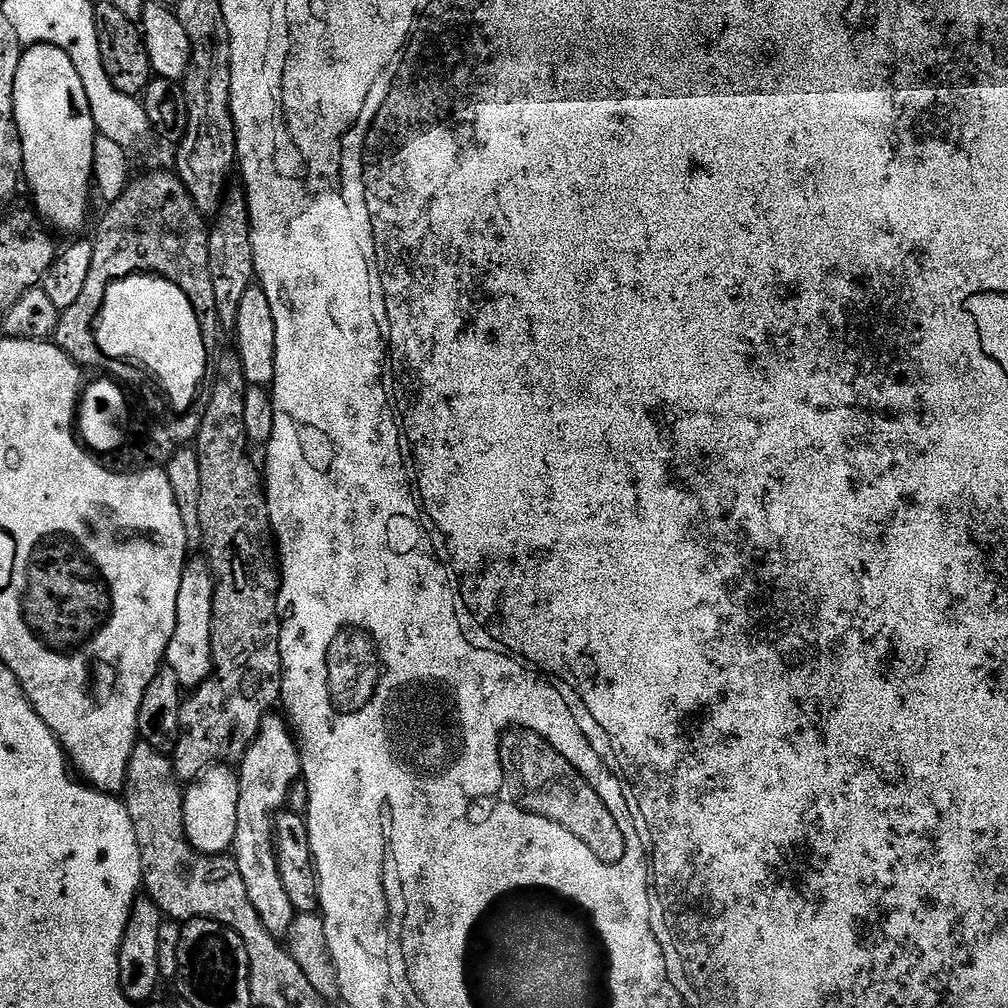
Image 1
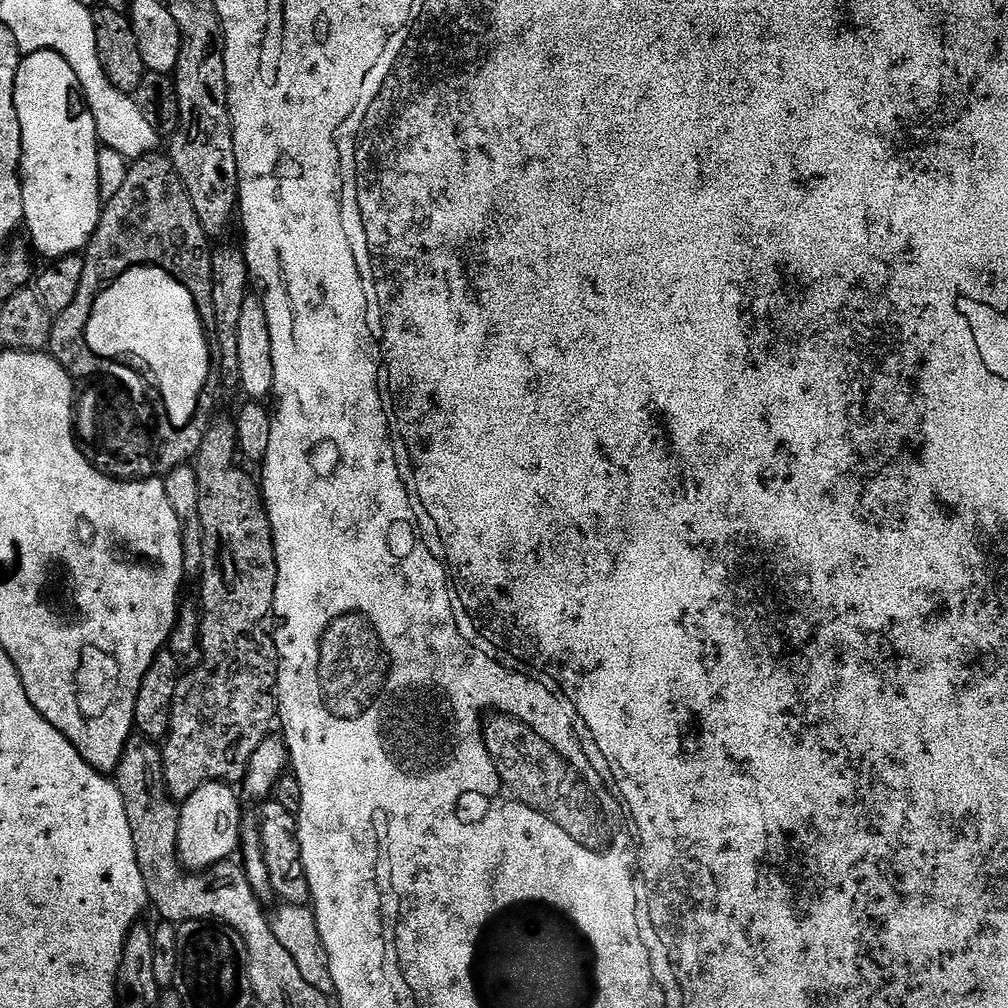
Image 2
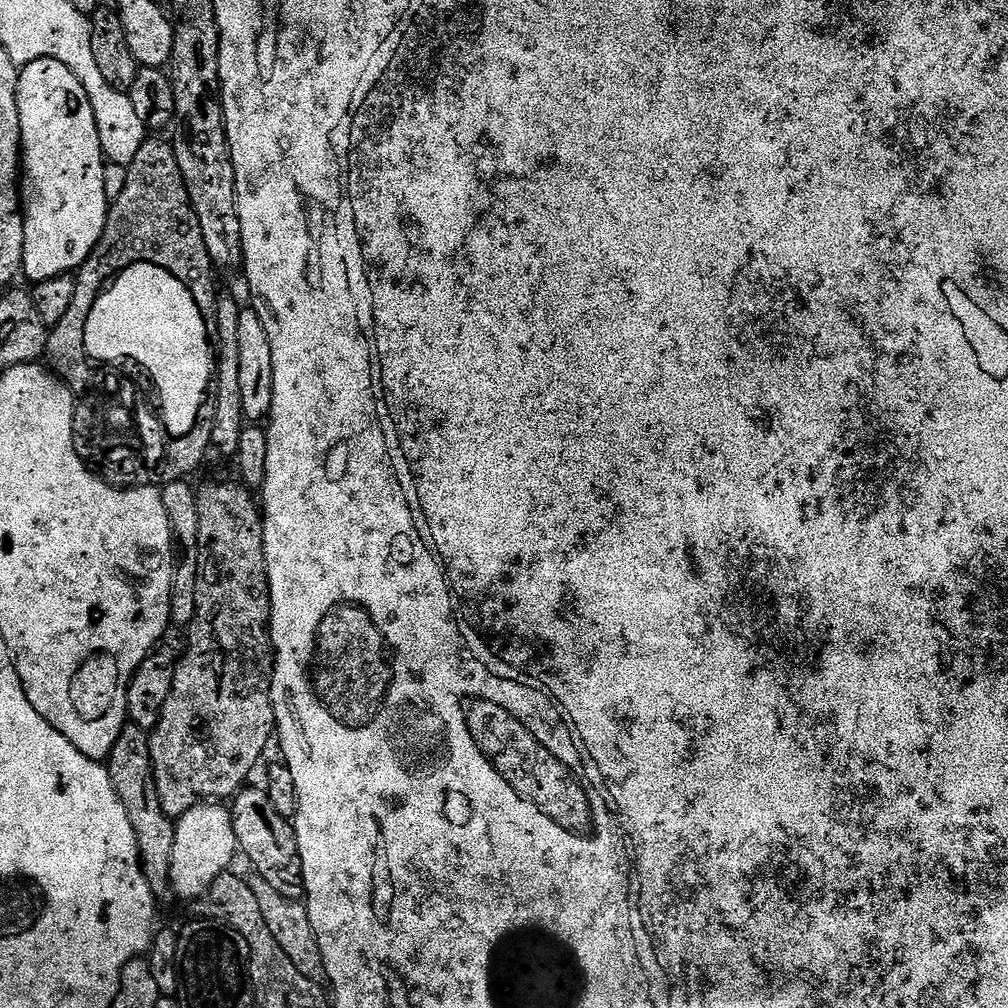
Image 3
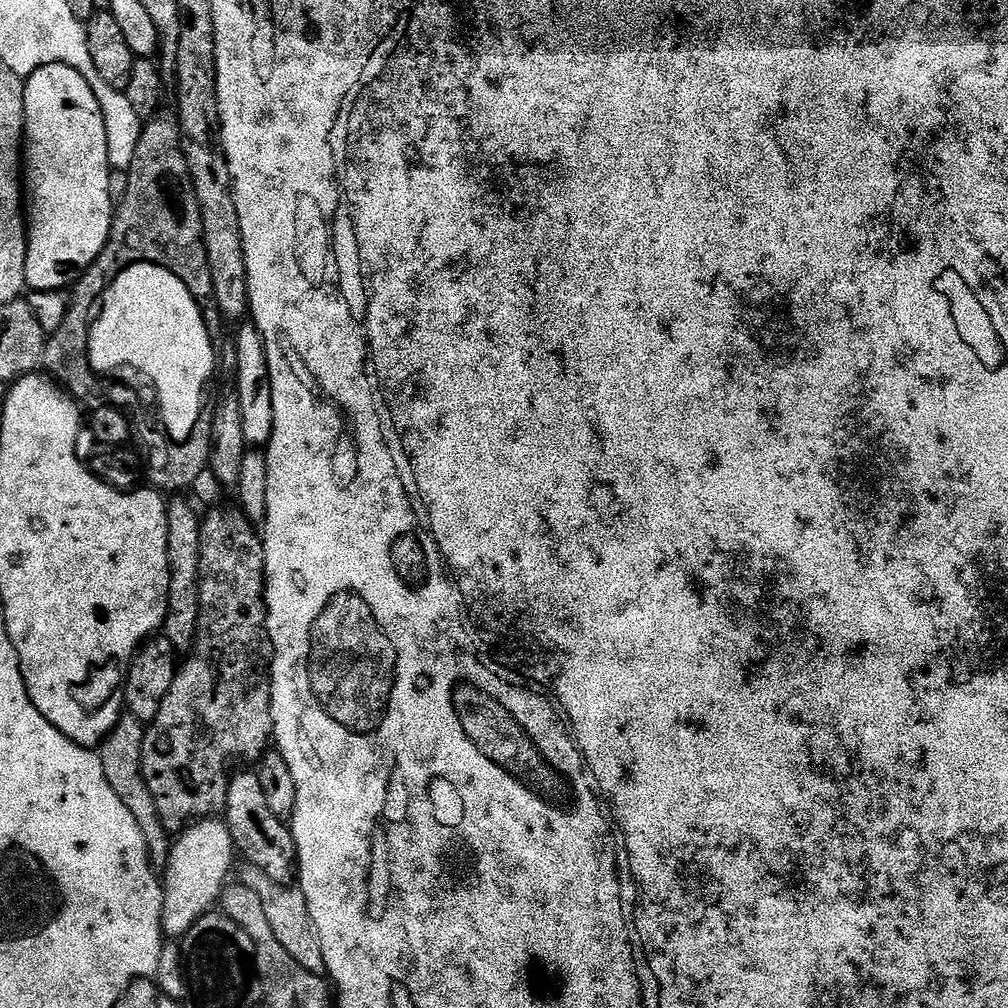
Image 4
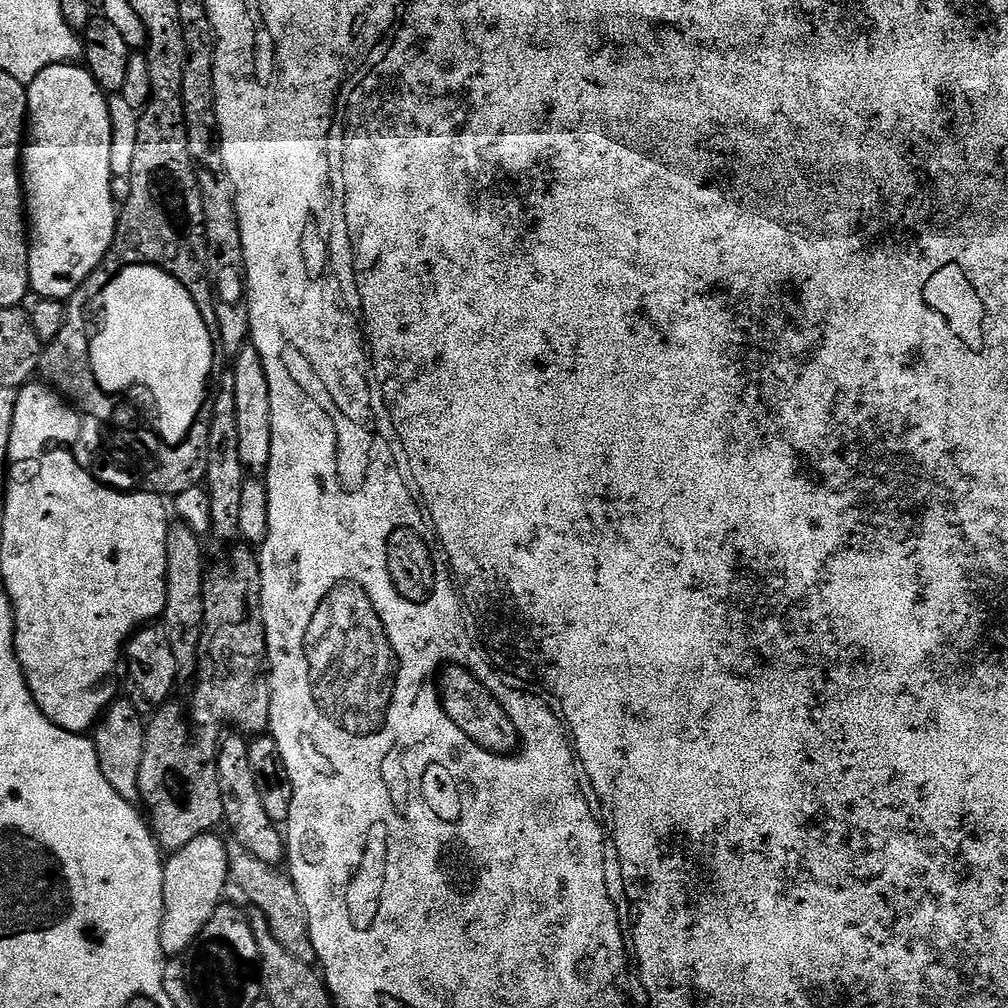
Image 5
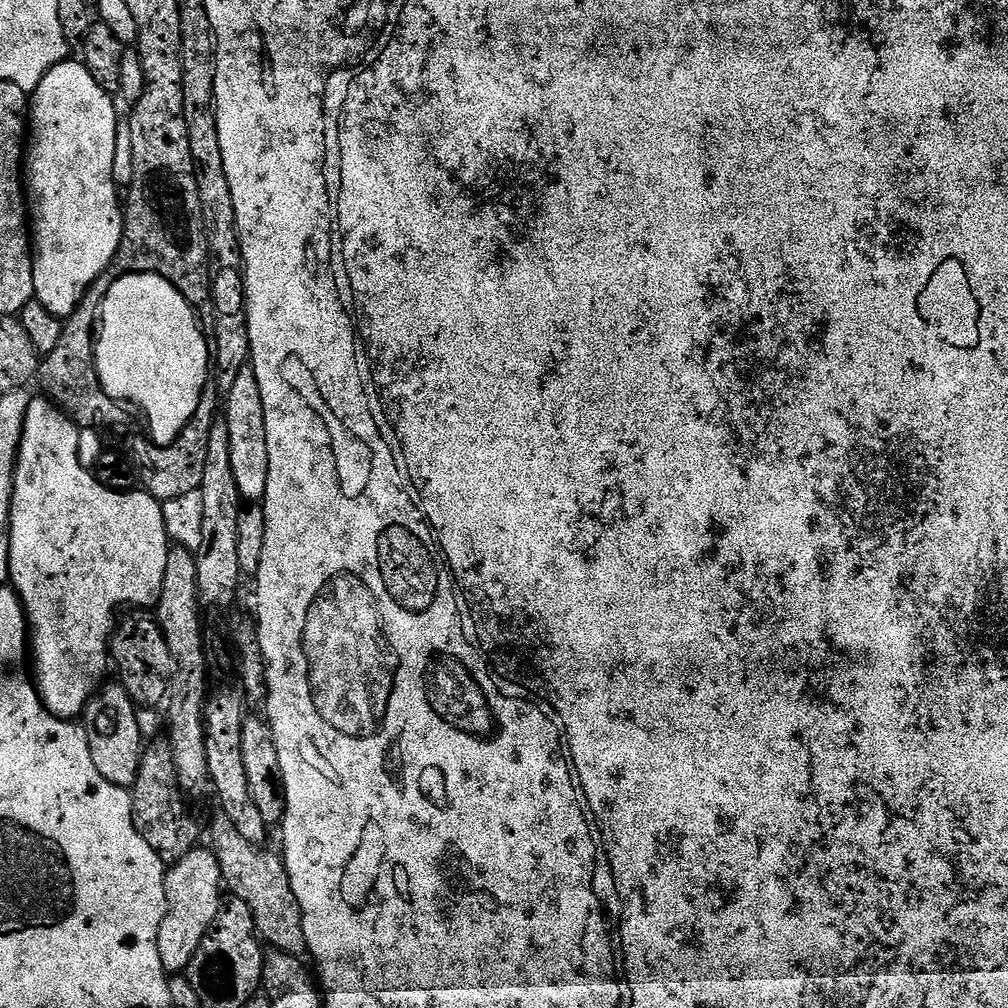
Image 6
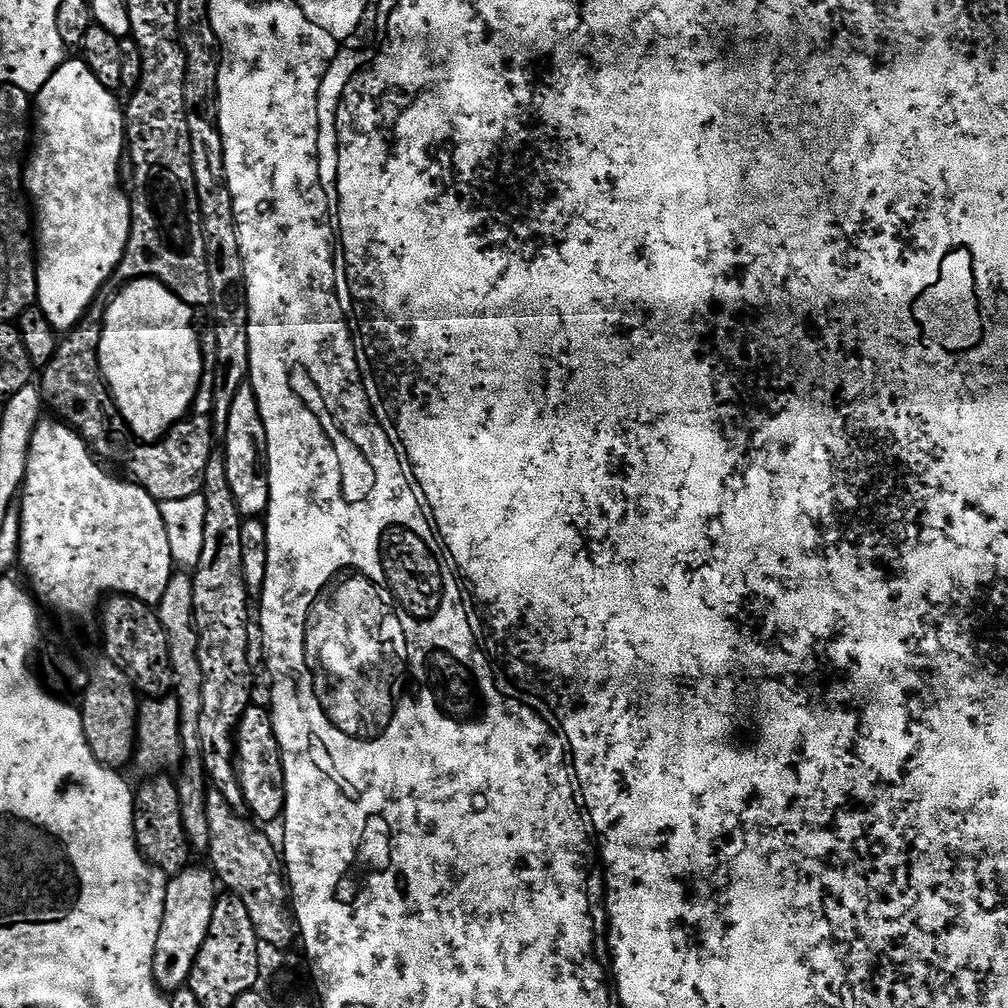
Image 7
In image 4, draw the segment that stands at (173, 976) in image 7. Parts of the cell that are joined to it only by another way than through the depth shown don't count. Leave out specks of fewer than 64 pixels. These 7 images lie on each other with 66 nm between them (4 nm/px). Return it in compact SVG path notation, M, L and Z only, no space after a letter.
M209 818L185 827L175 837L168 853L168 863L162 868L162 883L164 885L164 917L162 926L164 935L168 938L182 938L202 917L217 907L218 901L229 883L228 875L232 872L232 856L237 855L236 845L232 843L232 835L227 823L220 818Z

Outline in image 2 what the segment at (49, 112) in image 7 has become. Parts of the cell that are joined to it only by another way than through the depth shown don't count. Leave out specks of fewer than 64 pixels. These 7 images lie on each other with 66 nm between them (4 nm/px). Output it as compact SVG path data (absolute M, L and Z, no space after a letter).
M29 52L23 57L16 71L16 81L14 82L14 110L18 118L20 127L20 185L22 186L22 206L24 207L23 227L28 228L32 235L31 247L36 247L35 255L37 257L45 256L45 261L51 262L60 260L64 256L75 256L83 253L96 233L96 227L100 221L102 211L102 201L100 198L100 187L96 181L96 155L100 153L101 145L98 143L94 118L88 109L87 102L84 100L84 94L81 91L78 78L71 69L66 58L62 58L56 52Z

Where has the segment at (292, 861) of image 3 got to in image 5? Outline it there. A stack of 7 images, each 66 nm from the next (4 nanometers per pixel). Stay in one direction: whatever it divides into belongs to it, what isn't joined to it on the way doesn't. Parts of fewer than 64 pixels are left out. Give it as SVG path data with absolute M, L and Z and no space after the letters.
M225 735L221 739L215 758L224 795L226 828L236 835L233 836L235 843L241 844L250 854L254 854L254 858L262 858L262 862L267 864L283 865L286 860L286 836L281 825L275 824L262 807L262 798L258 794L258 778L248 757L249 741L243 735L232 735L236 736Z

